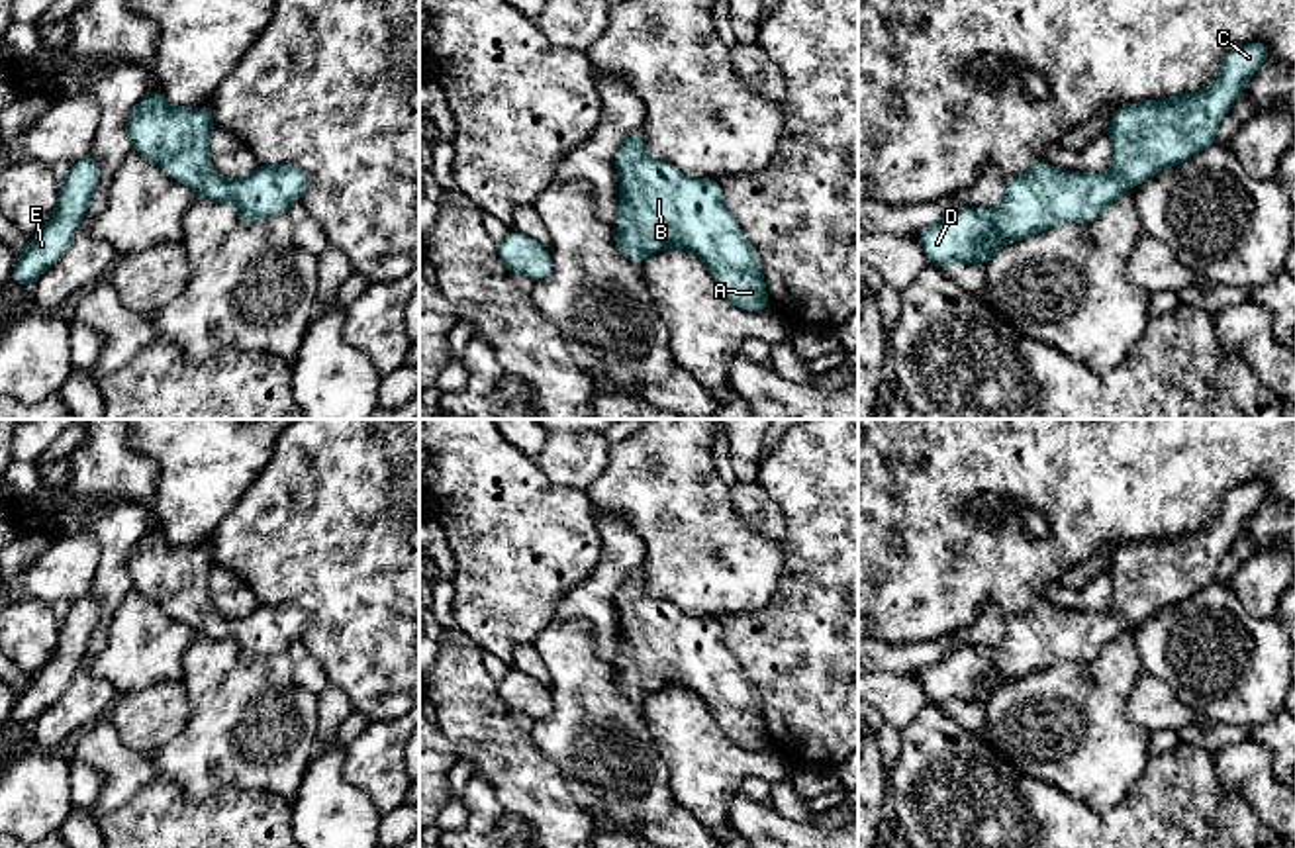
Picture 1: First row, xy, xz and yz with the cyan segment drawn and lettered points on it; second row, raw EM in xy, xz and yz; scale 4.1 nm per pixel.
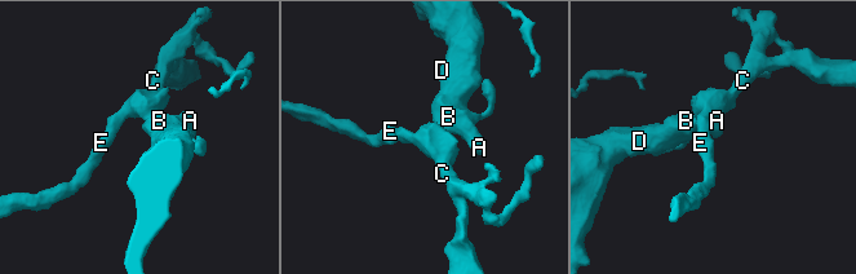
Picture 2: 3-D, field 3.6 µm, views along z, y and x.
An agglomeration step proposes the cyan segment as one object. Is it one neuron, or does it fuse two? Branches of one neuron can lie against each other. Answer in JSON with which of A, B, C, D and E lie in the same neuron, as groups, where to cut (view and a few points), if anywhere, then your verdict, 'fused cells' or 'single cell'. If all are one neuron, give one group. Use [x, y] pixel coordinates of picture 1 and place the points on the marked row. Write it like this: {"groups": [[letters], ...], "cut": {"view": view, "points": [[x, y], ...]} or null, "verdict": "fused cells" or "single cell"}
{"groups": [["A", "B", "C", "D", "E"]], "cut": null, "verdict": "single cell"}

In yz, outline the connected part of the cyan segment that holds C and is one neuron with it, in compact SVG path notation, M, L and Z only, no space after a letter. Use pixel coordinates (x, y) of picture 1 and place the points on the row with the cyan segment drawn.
M1264 41L1238 45L1207 90L1115 108L1107 129L1113 145L1109 174L1062 170L1038 161L1027 174L1007 180L995 208L960 208L917 233L929 266L985 266L1009 243L1062 223L1093 223L1127 190L1213 145L1221 119L1268 63L1268 53Z

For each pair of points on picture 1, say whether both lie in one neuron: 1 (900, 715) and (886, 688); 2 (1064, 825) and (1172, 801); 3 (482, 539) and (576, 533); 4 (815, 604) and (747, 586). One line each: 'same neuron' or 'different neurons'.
1: same neuron
2: same neuron
3: same neuron
4: different neurons

